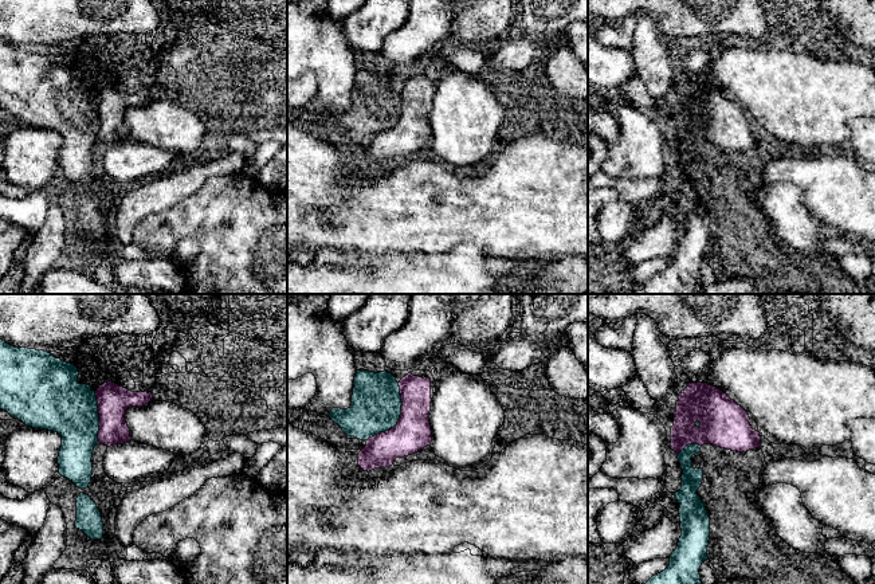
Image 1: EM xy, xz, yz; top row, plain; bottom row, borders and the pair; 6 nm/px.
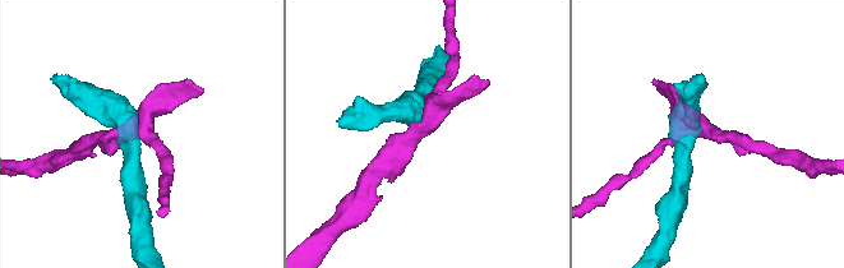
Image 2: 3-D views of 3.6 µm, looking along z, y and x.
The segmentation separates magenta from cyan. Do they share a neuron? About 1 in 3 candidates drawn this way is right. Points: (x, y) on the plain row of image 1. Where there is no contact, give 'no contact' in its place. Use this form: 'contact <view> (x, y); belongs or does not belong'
contact xz (400, 117); does not belong

